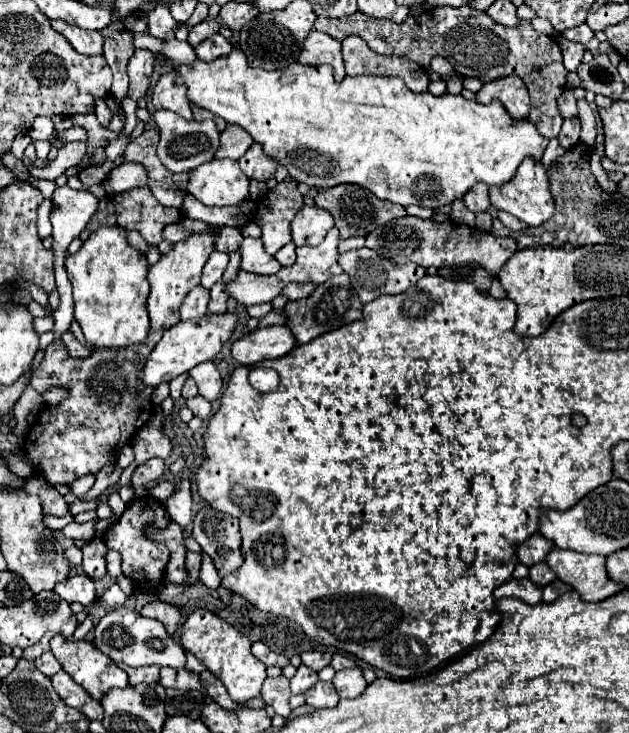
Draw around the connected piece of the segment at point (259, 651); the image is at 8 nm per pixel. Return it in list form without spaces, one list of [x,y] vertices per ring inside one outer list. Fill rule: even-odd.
[[[254,641],[254,643],[252,643],[252,653],[254,653],[254,657],[260,659],[266,667],[274,666],[282,669],[282,667],[286,667],[286,665],[290,663],[290,657],[272,651],[272,649],[270,649],[266,643],[262,643],[262,641]]]

